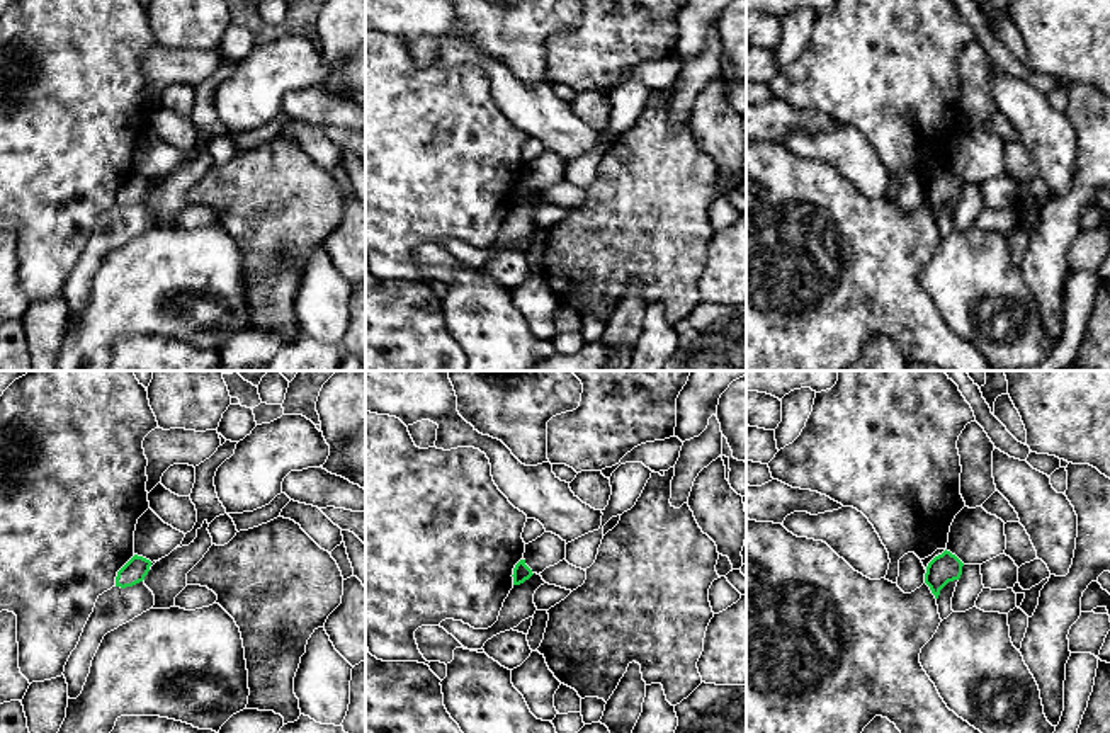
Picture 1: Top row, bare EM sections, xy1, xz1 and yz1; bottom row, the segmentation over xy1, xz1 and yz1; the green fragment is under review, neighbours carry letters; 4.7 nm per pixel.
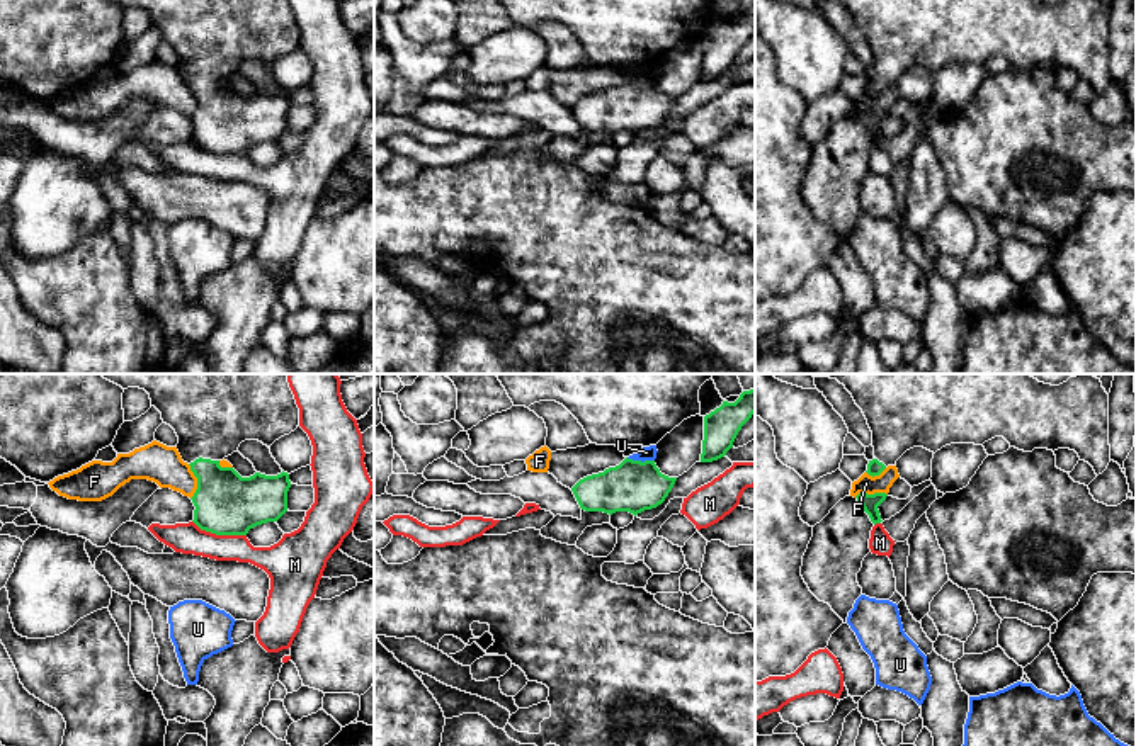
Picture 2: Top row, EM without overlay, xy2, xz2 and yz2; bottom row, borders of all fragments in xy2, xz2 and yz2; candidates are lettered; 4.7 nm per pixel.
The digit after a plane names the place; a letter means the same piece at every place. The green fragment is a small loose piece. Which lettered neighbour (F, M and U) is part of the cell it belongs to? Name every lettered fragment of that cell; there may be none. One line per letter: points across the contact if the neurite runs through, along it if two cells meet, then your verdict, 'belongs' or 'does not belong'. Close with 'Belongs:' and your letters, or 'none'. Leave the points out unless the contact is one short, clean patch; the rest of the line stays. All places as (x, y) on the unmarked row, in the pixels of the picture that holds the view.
F: border along xy2 (187, 84), (196, 97), (196, 111), (191, 118); does not belong
M: border along xy2 (193, 140), (201, 148), (216, 153), (245, 155); does not belong
U: border along xz2 (626, 77), (653, 80); does not belong
Belongs: none

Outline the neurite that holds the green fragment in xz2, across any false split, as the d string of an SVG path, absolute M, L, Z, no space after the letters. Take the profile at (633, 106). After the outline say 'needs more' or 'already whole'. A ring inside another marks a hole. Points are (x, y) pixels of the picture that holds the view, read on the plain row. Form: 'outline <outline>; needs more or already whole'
outline M626 76L616 87L580 99L571 110L585 131L629 131L636 136L662 124L675 100L662 93L655 80Z; already whole

